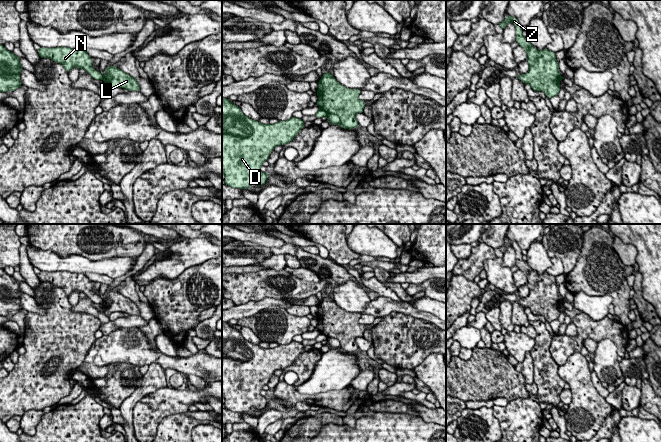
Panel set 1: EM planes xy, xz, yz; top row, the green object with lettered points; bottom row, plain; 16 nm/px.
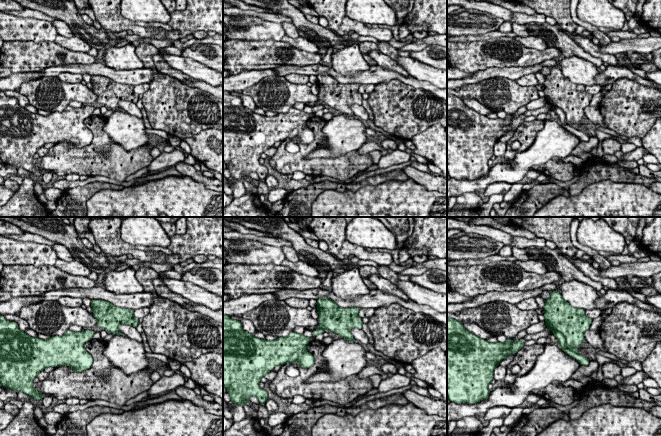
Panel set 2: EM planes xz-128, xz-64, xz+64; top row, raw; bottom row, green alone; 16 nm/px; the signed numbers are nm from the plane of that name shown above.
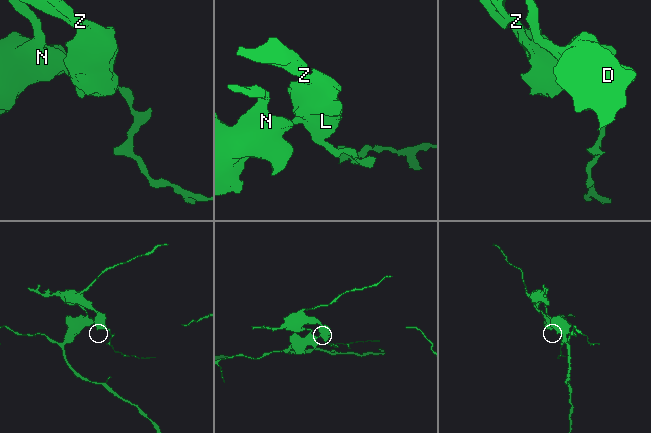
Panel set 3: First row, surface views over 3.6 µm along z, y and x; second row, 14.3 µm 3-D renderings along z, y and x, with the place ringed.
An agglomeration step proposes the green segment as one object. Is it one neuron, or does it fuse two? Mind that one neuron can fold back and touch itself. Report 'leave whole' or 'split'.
split

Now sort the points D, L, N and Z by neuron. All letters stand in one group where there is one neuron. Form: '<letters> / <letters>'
D N / L Z

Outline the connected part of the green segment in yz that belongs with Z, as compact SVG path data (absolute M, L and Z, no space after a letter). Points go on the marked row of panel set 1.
M507 15L506 19L499 23L499 25L502 29L505 29L509 22L515 25L516 42L527 53L527 61L530 66L529 71L525 74L518 74L518 78L524 84L529 84L532 90L544 92L549 99L557 96L561 89L559 82L563 80L565 76L559 75L559 65L555 53L547 48L538 51L536 47L523 36L521 25L515 17Z

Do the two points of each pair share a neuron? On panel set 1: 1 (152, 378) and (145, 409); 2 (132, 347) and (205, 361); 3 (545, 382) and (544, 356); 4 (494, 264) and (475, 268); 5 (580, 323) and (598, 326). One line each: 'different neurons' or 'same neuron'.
1: different neurons
2: same neuron
3: same neuron
4: different neurons
5: same neuron

